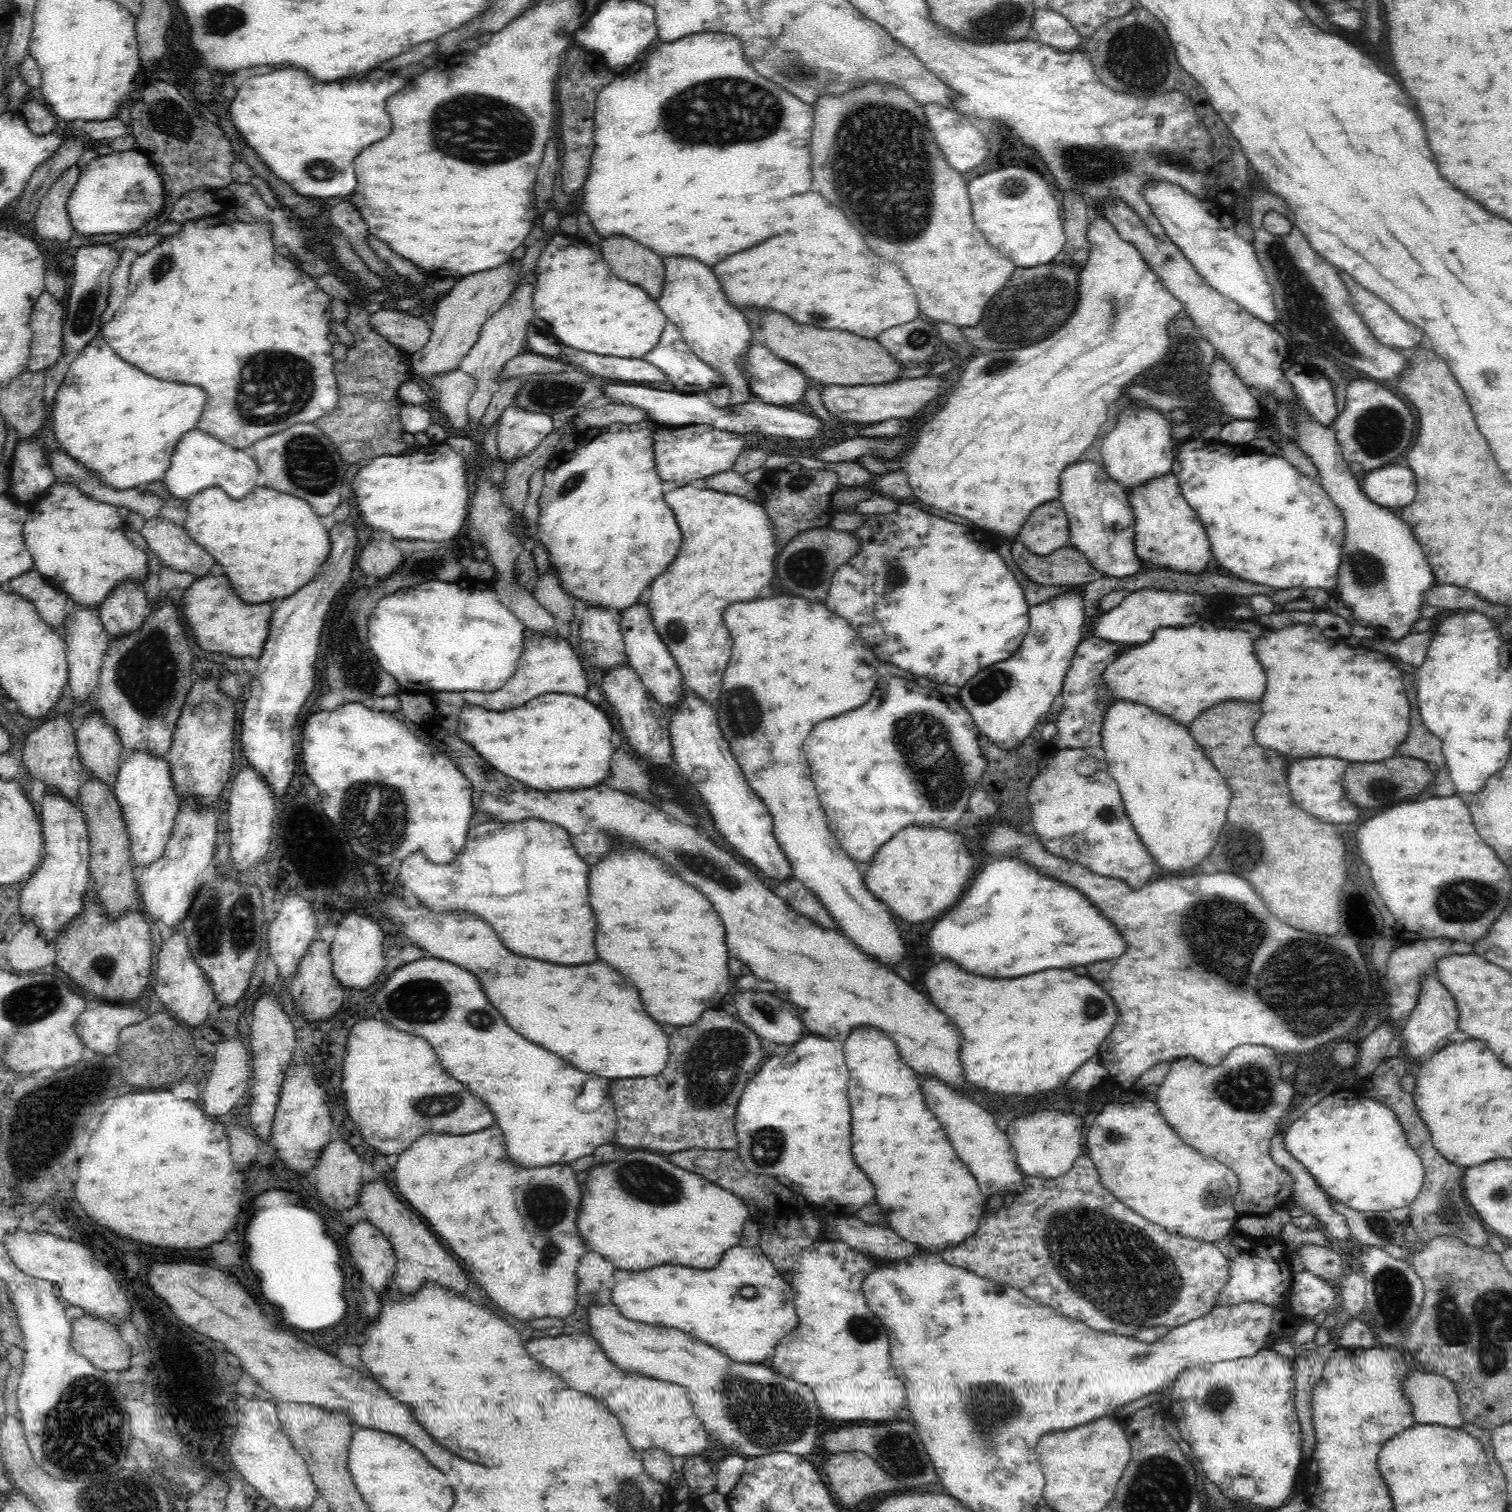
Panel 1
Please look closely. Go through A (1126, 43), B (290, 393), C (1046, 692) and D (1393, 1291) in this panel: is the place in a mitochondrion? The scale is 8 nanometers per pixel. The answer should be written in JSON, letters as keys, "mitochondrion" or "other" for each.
{"A":"mitochondrion","B":"mitochondrion","C":"other","D":"mitochondrion"}

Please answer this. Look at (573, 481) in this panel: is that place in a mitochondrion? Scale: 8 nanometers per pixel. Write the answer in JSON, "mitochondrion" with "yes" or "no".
{"mitochondrion":"yes"}

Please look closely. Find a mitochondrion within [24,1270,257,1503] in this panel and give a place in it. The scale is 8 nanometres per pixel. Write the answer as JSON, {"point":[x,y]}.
{"point":[81,1426]}

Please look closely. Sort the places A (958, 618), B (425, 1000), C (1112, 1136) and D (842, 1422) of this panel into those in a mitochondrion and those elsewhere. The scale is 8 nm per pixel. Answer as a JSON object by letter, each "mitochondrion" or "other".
{"A":"other","B":"mitochondrion","C":"mitochondrion","D":"other"}

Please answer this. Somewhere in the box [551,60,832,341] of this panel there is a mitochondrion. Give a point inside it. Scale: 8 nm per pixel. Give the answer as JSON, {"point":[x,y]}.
{"point":[715,111]}

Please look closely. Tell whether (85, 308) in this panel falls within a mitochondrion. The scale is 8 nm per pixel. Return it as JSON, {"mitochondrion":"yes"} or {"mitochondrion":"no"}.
{"mitochondrion":"yes"}

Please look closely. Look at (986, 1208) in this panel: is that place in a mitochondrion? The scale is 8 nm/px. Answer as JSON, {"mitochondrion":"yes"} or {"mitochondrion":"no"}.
{"mitochondrion":"no"}

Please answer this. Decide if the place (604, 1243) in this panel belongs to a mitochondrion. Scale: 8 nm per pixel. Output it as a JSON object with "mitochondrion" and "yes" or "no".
{"mitochondrion":"no"}

